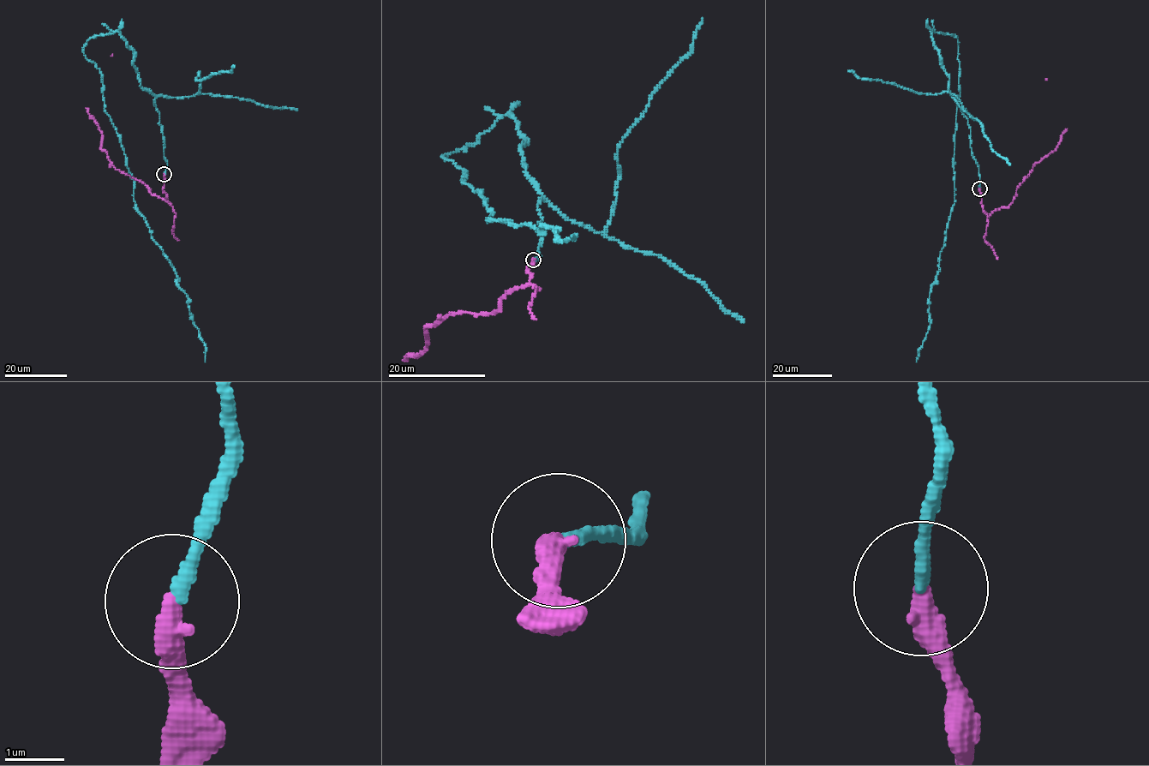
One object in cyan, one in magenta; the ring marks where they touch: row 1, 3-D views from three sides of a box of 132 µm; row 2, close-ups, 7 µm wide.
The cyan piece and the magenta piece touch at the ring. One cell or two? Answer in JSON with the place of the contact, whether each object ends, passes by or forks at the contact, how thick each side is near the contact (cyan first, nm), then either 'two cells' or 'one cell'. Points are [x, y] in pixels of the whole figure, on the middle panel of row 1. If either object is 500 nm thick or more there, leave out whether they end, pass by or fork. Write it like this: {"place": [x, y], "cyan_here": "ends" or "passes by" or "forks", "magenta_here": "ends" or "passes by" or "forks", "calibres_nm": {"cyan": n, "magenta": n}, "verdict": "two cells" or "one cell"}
{"place": [533, 260], "cyan_here": "ends", "magenta_here": "ends", "calibres_nm": {"cyan": 240, "magenta": 400}, "verdict": "two cells"}

